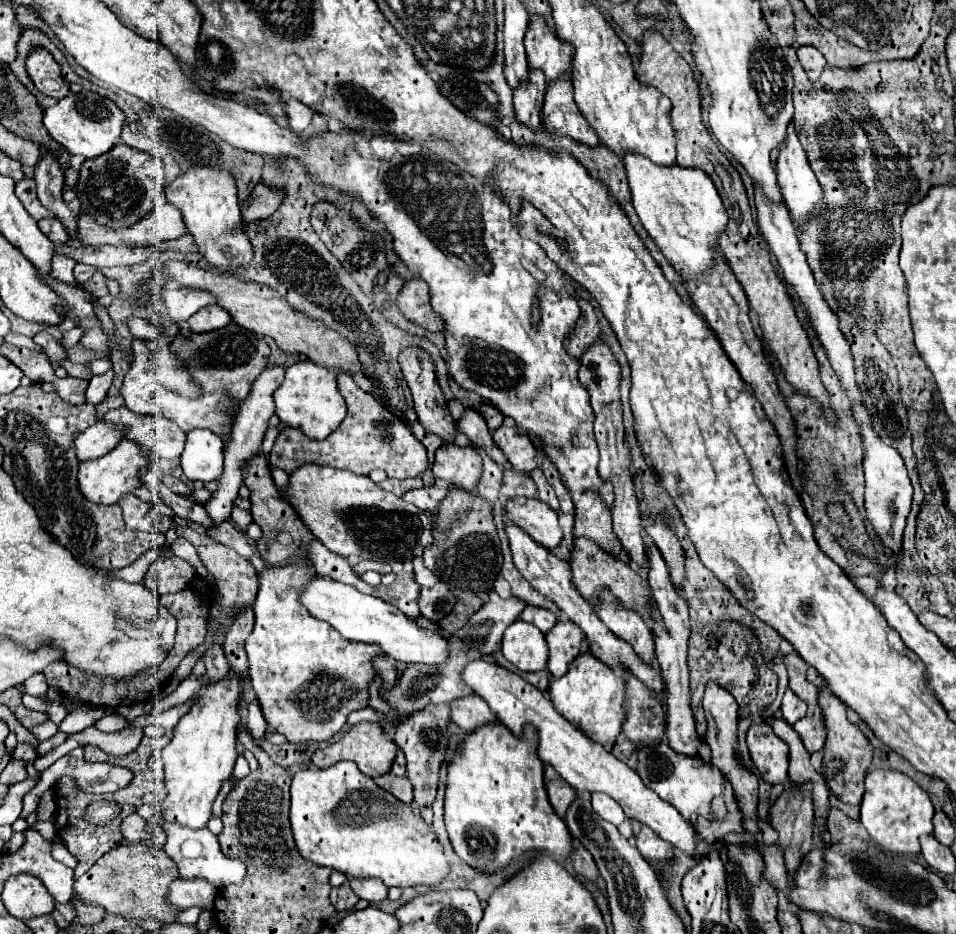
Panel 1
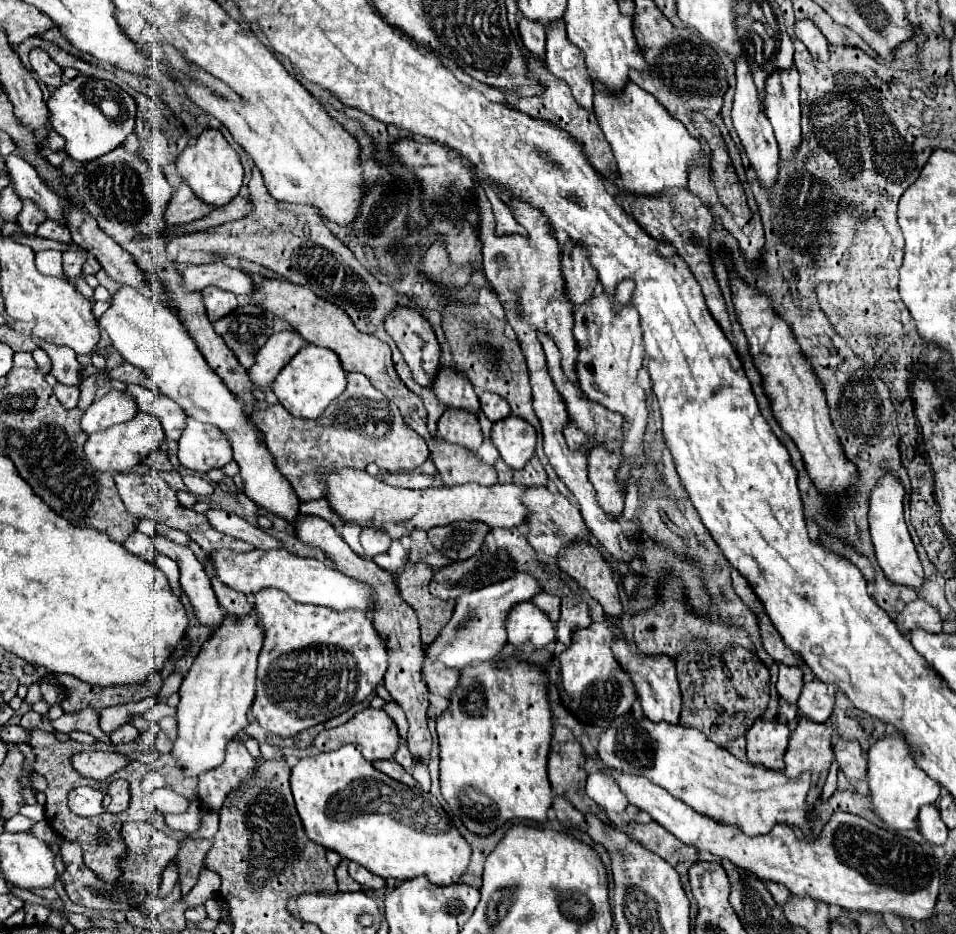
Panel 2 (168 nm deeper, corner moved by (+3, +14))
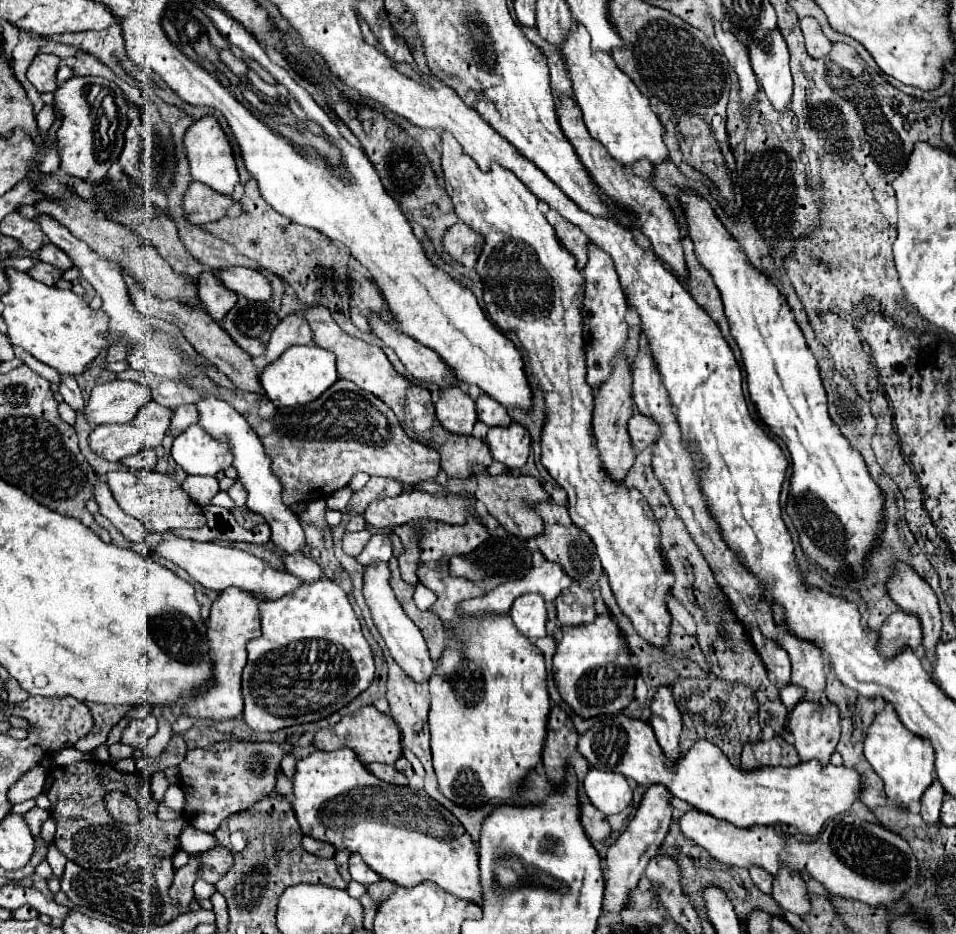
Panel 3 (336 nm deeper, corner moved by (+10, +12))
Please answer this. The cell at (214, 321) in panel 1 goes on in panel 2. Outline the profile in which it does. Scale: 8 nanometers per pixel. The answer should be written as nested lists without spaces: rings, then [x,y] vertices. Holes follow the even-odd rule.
[[[207,286],[203,290],[203,302],[205,302],[207,316],[209,316],[211,322],[217,322],[219,318],[231,314],[239,306],[235,294],[225,292],[225,290],[219,290],[215,286]]]

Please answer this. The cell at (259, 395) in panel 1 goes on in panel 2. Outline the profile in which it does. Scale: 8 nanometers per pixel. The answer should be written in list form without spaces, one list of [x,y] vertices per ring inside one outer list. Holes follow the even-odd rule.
[[[295,330],[275,332],[255,356],[255,364],[249,370],[251,380],[257,386],[269,386],[283,366],[293,358],[293,354],[297,354],[297,350],[303,346],[305,340]]]

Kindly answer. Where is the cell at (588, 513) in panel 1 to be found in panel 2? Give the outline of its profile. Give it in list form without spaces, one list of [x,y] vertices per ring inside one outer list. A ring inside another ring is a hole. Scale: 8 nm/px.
[[[603,446],[593,448],[589,454],[589,480],[597,490],[599,504],[611,516],[619,516],[623,512],[623,488],[615,482],[615,474],[619,470],[619,452],[607,452]]]

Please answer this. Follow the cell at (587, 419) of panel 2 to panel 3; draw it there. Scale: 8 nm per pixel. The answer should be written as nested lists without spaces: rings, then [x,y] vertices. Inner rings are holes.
[[[634,412],[634,416],[628,420],[628,432],[630,432],[630,442],[636,452],[644,450],[656,440],[656,424],[652,424],[646,416],[640,412]]]

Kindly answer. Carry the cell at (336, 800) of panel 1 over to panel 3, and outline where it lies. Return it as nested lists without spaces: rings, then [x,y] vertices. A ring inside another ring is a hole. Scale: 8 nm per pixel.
[[[340,748],[334,752],[316,750],[298,760],[292,788],[292,808],[306,836],[328,842],[334,848],[350,850],[352,854],[360,854],[368,868],[372,868],[380,878],[390,880],[398,886],[434,882],[452,896],[480,902],[478,854],[462,824],[424,790],[394,786],[372,776],[350,748]]]

